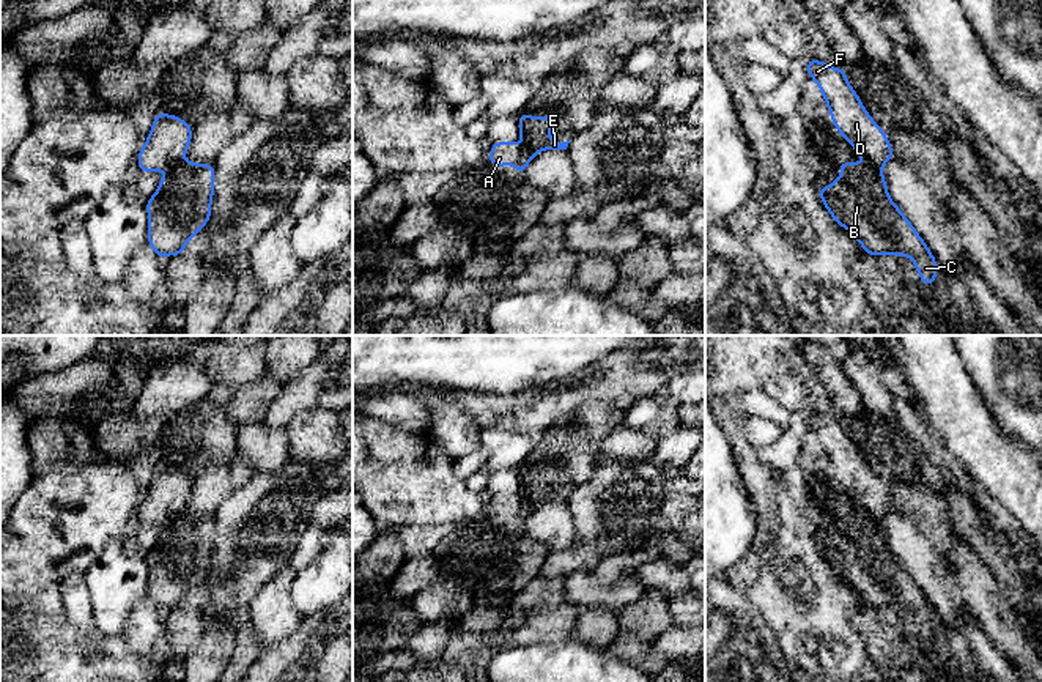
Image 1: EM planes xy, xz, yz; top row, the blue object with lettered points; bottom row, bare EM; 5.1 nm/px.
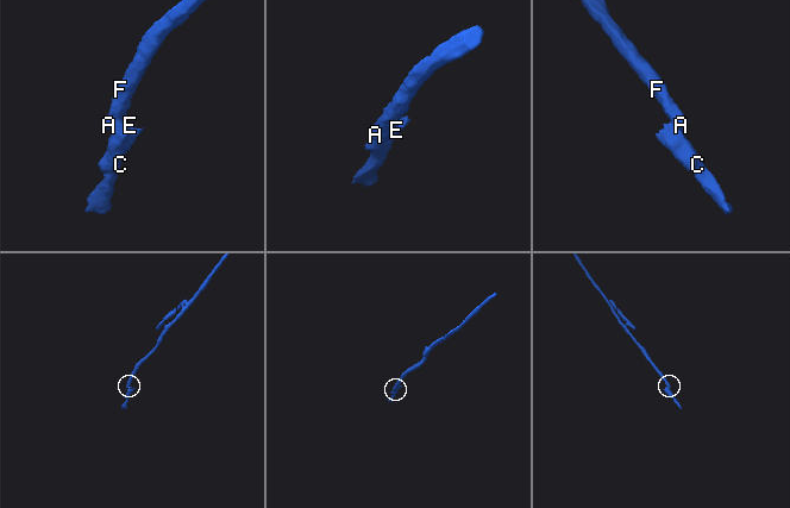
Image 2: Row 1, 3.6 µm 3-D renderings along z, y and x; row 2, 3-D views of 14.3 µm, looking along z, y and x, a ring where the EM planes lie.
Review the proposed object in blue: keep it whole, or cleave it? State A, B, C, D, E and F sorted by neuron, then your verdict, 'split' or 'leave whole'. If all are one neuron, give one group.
A D F / B C E | split

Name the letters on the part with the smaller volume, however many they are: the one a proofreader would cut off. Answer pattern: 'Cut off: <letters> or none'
Cut off: B, C, E

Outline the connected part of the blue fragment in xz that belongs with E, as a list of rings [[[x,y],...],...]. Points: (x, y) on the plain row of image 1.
[[[521,465],[518,468],[519,491],[534,507],[546,502],[567,502],[570,493],[559,496],[549,490],[559,474],[552,469],[532,469]]]

